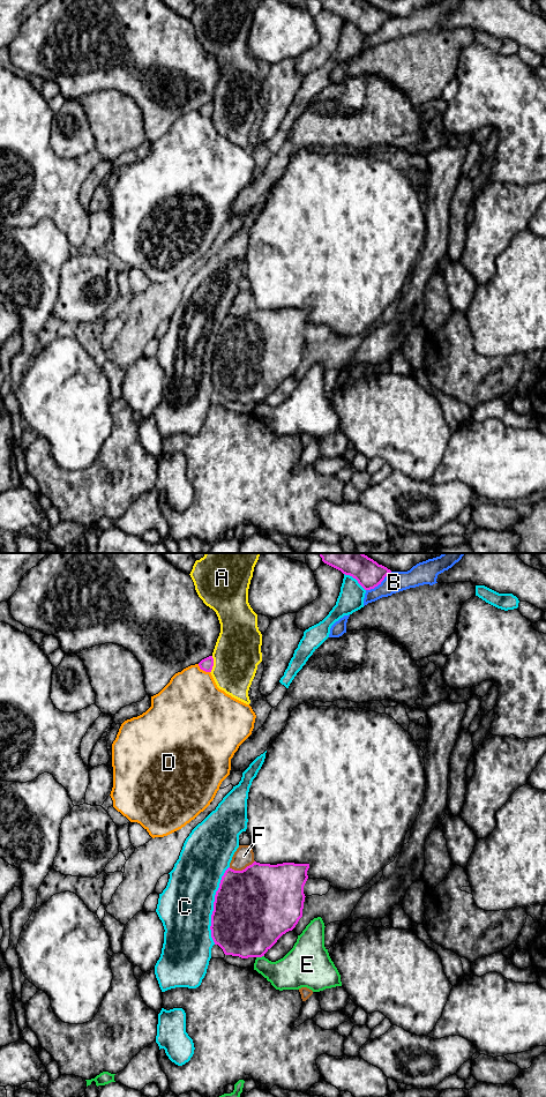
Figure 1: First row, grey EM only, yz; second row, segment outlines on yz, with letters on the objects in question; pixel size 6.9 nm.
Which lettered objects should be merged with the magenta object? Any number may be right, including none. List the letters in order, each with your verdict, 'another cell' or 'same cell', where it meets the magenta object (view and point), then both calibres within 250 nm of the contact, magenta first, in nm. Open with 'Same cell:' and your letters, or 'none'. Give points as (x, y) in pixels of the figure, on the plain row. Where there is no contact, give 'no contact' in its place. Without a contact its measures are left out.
Same cell: none
A: another cell; meets magenta in yz at (212, 110); 90 nm thick on the magenta side, 320 nm on the other
B: another cell; meets magenta in yz at (379, 29); 190 nm thick on the magenta side, 150 nm on the other
C: another cell; meets magenta in yz at (214, 351); 500 nm thick on the magenta side, 380 nm on the other
D: another cell; meets magenta in yz at (203, 116); 90 nm thick on the magenta side, 420 nm on the other
E: another cell; meets magenta in yz at (260, 402); 460 nm thick on the magenta side, 240 nm on the other
F: another cell; meets magenta in yz at (242, 315); 500 nm thick on the magenta side, 140 nm on the other

